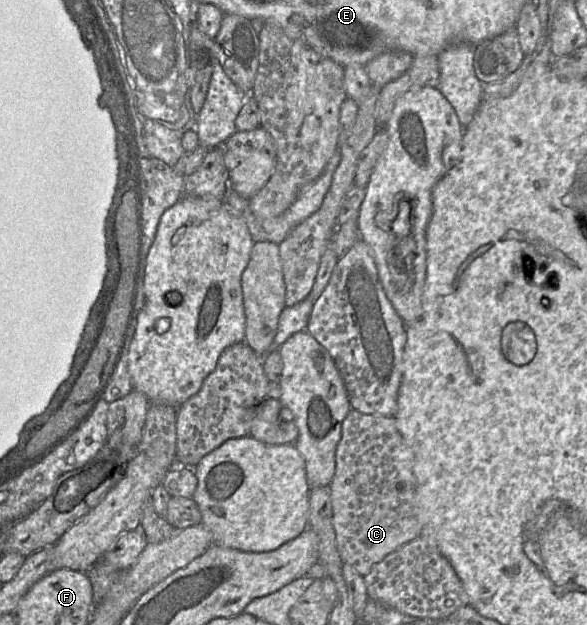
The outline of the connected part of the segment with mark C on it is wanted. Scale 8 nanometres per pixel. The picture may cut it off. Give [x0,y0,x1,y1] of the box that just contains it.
[329,408,421,577]

